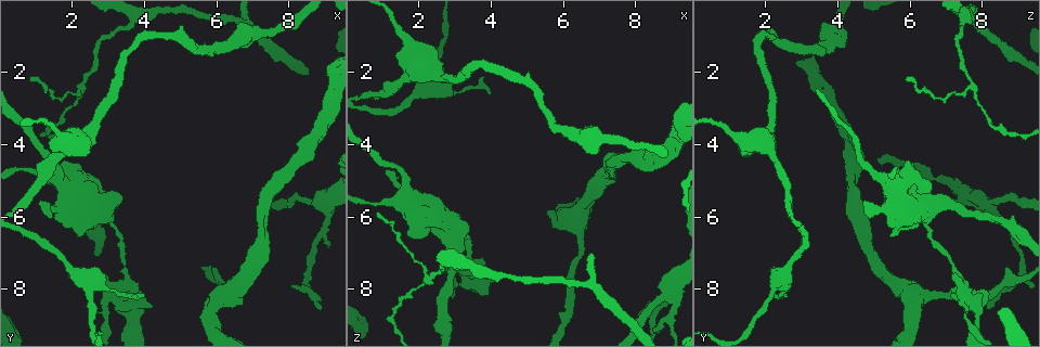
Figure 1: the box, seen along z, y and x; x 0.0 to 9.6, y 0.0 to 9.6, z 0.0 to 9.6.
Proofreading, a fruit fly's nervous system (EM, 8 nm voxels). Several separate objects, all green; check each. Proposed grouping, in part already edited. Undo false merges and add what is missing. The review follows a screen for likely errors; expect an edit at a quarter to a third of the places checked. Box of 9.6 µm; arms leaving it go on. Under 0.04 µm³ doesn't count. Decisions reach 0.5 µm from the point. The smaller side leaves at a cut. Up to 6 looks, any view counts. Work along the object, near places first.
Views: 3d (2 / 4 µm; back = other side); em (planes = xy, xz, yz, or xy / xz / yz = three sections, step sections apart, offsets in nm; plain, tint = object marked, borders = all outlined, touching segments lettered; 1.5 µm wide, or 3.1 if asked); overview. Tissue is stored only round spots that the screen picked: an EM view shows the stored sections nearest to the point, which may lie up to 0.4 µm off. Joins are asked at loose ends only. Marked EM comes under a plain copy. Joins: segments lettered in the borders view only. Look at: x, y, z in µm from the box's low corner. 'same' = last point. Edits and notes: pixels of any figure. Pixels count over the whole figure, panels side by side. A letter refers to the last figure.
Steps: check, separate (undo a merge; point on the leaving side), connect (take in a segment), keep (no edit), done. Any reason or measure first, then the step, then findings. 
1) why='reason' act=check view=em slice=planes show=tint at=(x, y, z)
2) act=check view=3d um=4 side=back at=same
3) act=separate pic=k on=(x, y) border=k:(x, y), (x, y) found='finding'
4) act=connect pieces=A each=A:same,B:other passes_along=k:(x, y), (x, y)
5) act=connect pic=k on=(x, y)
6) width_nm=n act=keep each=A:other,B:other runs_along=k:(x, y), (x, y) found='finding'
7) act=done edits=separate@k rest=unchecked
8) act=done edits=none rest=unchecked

why='end of a long branch' act=check view=3d um=2 at=(8.90, 8.55, 8.20)

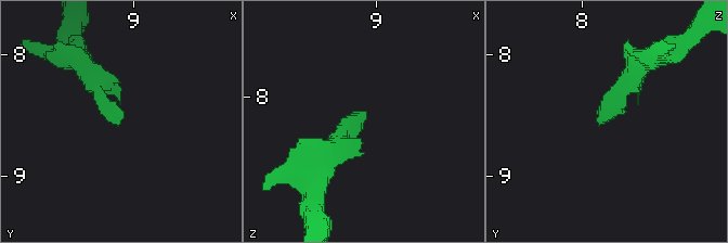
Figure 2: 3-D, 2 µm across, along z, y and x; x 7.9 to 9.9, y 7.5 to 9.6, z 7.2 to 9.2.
act=check view=em slice=planes show=borders at=(8.86, 8.56, 8.12)

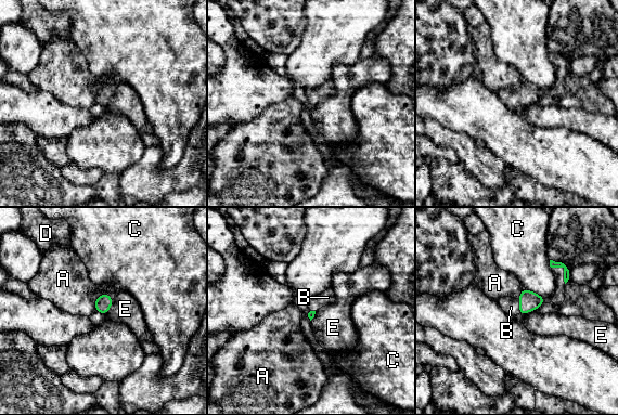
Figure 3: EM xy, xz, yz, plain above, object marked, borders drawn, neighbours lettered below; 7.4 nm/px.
act=connect pieces=B each=A:other,B:same,C:other,D:other,E:other passes_along=3:(528, 301), (519, 306), (510, 306) found='the neuron continues'

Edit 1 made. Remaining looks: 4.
why='thick end' act=check view=3d um=4 at=(2.85, 5.00, 6.25)

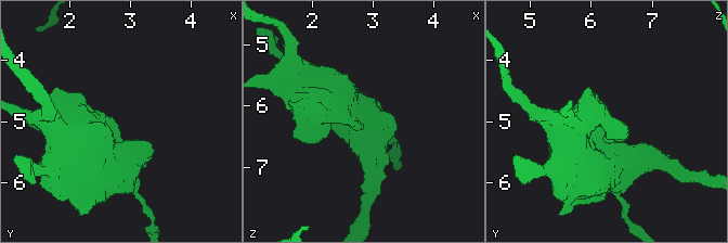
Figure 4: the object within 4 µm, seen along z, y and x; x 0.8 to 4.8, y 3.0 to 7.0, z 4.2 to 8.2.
act=check view=em slice=planes show=borders at=(2.80, 5.10, 6.30)

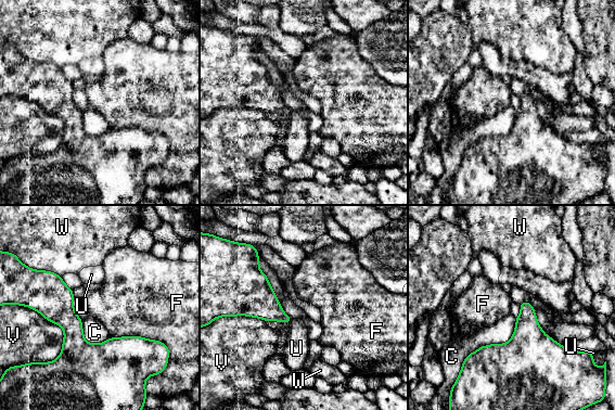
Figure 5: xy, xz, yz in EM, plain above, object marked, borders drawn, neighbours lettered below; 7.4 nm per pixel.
longest_contact=C:500nm act=keep each=C:other,F:other,U:other,V:other,W:other runs_along=5:(40, 280), (89, 350), (149, 342) found='none of them fits'

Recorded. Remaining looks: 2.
act=done edits=connect@3 rest=unchecked

